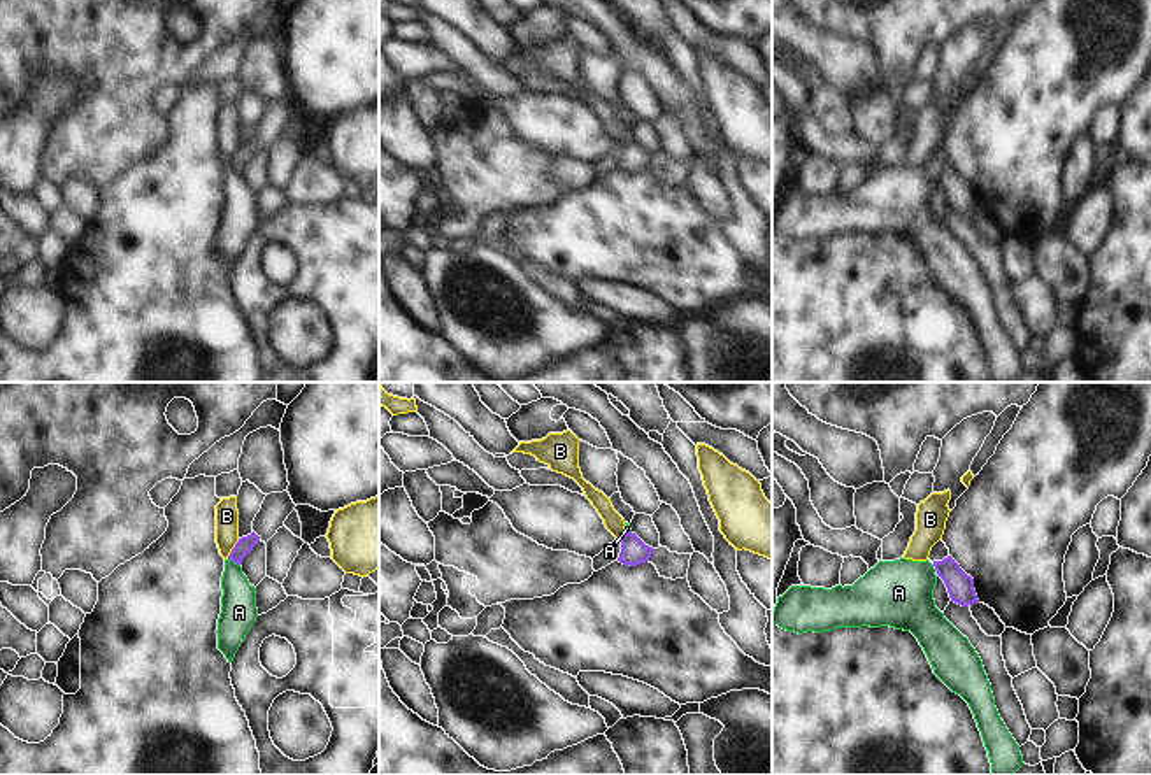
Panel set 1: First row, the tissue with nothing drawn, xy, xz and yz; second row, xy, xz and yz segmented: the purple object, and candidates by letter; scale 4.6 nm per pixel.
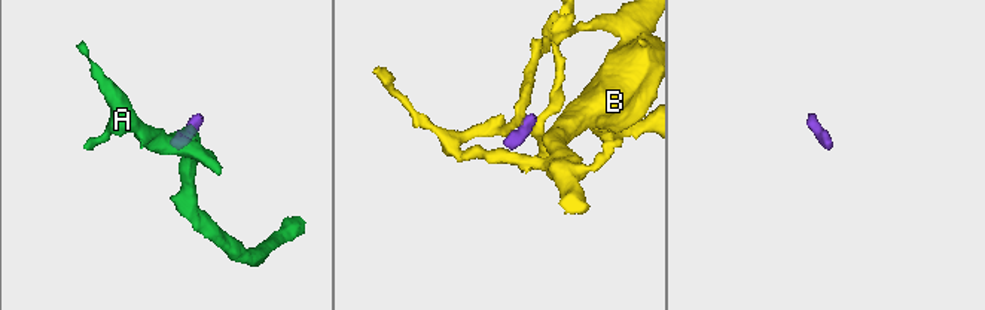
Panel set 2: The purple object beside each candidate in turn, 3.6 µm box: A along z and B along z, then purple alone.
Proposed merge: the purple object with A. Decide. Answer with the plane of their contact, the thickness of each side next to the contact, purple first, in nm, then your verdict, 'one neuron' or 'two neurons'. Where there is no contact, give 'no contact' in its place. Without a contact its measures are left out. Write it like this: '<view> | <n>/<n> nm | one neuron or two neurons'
xy | 80/170 nm | two neurons

